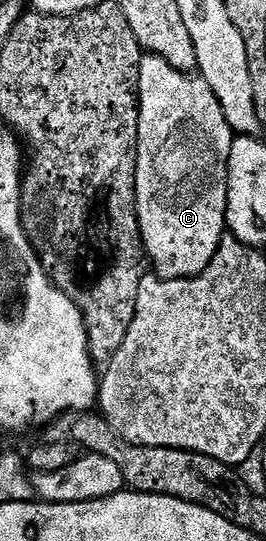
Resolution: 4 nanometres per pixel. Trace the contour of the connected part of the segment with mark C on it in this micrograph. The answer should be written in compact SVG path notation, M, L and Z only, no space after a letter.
M141 55L140 58L140 90L138 93L138 107L140 117L138 118L138 138L136 139L136 213L140 223L140 237L144 243L143 250L157 273L166 280L182 280L193 276L201 276L210 266L214 254L218 250L220 241L226 235L226 221L228 219L228 164L230 150L235 140L230 122L226 122L226 114L222 114L222 106L218 98L214 98L214 90L199 75L187 76L179 72L168 60L160 56Z

